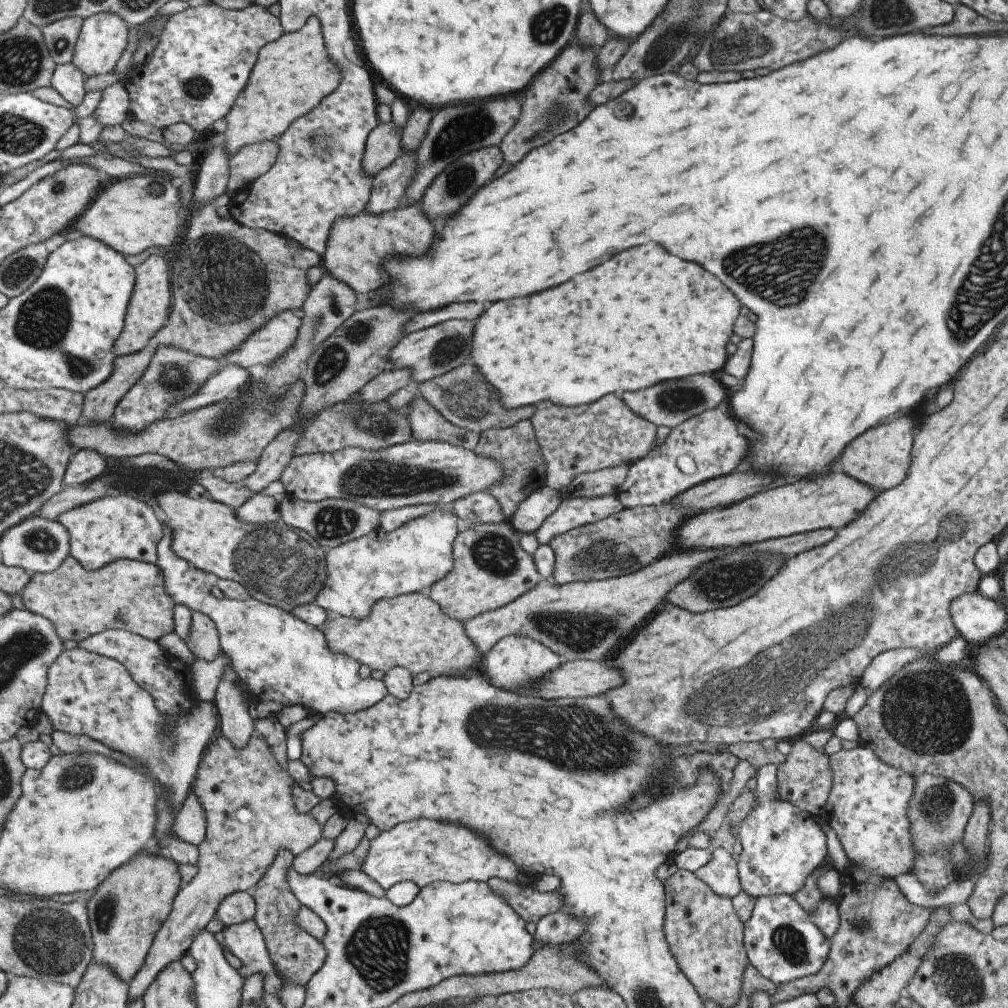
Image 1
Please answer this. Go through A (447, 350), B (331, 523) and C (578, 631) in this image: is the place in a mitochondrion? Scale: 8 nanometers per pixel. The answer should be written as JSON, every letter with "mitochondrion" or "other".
{"A":"mitochondrion","B":"mitochondrion","C":"mitochondrion"}

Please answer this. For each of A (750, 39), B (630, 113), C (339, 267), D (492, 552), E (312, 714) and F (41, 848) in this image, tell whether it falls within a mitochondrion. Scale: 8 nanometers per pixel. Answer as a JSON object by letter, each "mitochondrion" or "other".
{"A":"mitochondrion","B":"other","C":"other","D":"mitochondrion","E":"other","F":"other"}

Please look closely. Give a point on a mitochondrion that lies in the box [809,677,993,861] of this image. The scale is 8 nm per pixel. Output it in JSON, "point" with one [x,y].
{"point":[933,810]}

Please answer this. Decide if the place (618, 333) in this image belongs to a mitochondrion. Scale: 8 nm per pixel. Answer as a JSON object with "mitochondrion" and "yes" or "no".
{"mitochondrion":"no"}

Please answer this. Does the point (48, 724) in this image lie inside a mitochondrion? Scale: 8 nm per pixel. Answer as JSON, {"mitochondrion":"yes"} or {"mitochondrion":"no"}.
{"mitochondrion":"no"}

